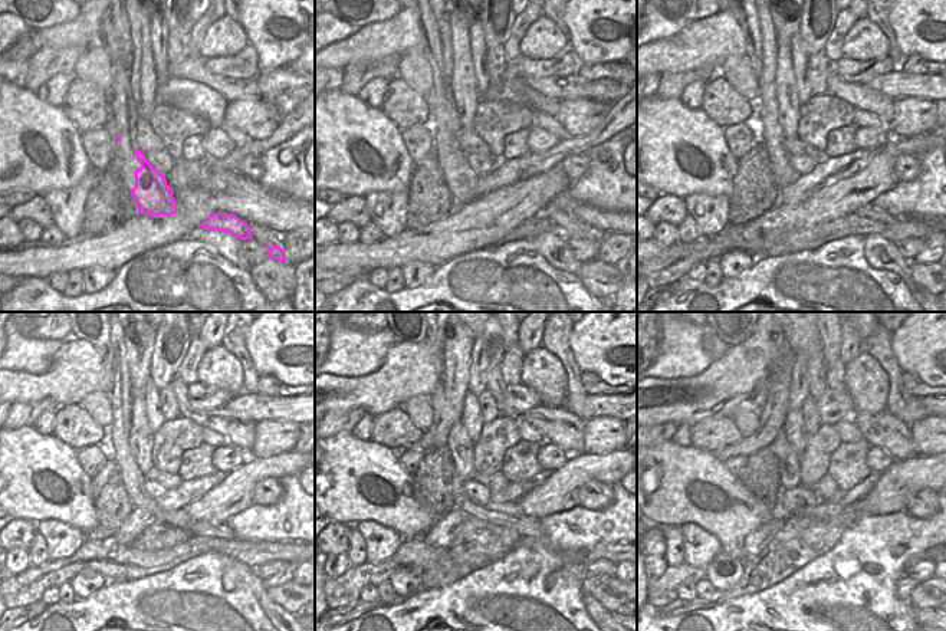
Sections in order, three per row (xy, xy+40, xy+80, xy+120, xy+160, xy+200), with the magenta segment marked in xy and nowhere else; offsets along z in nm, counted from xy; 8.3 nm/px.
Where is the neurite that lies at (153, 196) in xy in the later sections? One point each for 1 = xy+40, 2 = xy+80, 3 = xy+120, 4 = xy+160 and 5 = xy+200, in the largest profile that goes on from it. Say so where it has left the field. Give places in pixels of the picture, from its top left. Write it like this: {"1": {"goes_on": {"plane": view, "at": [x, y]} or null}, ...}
{"1": {"goes_on": {"plane": "xy+40", "at": [463, 180]}}, "2": {"goes_on": {"plane": "xy+80", "at": [748, 19]}}, "3": {"goes_on": {"plane": "xy+120", "at": [101, 341]}}, "4": {"goes_on": {"plane": "xy+160", "at": [414, 341]}}, "5": {"goes_on": {"plane": "xy+200", "at": [731, 341]}}}

